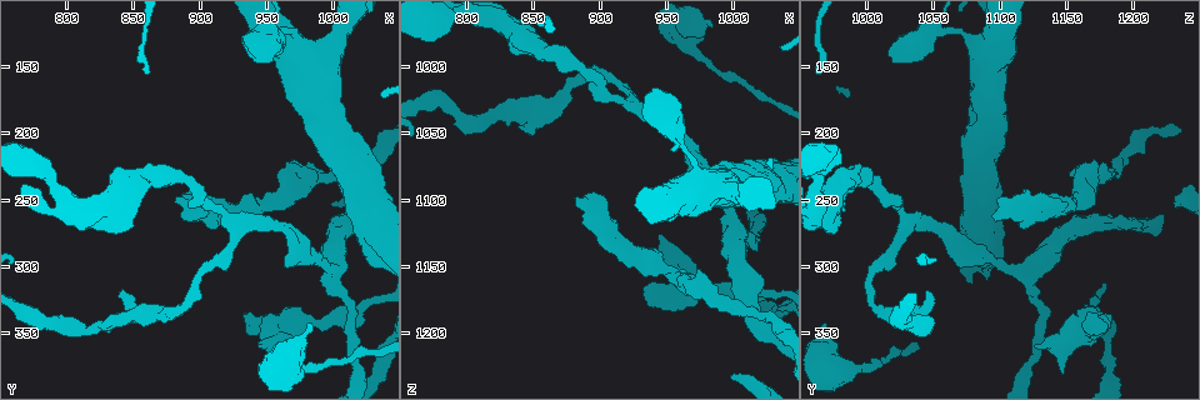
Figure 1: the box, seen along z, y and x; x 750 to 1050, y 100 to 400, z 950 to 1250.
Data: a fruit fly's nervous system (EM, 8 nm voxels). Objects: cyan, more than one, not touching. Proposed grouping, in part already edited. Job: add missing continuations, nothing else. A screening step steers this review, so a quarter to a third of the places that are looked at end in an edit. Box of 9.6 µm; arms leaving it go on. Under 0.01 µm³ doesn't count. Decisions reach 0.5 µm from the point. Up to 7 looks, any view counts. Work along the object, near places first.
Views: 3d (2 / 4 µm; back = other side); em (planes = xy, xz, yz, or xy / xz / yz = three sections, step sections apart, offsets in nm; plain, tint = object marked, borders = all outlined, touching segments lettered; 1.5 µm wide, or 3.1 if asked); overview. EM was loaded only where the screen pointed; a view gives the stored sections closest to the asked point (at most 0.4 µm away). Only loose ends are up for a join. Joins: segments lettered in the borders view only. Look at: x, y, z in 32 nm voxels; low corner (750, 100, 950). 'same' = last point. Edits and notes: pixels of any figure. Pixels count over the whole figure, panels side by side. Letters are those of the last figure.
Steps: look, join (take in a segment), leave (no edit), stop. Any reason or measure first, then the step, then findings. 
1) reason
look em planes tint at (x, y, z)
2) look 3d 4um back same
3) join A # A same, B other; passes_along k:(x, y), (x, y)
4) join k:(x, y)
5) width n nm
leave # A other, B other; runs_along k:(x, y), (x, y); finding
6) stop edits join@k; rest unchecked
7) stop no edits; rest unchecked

free end
look 3d 4um at (886, 248, 1116)

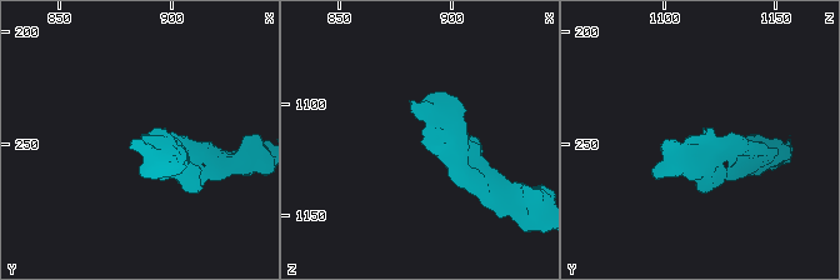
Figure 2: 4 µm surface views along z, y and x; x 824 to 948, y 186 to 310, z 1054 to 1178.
need the tissue
look em planes tint at (886, 246, 1115)

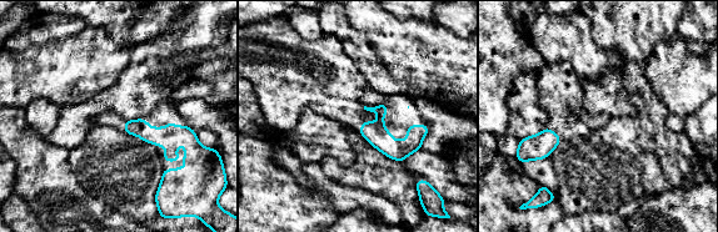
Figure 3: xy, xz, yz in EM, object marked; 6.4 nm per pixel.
look em planes borders same

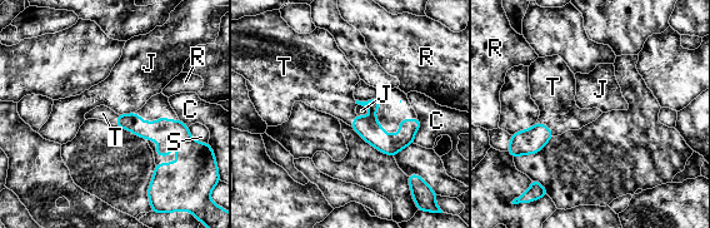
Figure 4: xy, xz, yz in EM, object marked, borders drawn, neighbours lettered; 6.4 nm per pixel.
longest_contact C 180 nm
join T # C other, J other, R other, S other, T same; the neuron continues

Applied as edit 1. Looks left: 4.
thick end
look em xy step 4 borders at (946, 340, 1184)

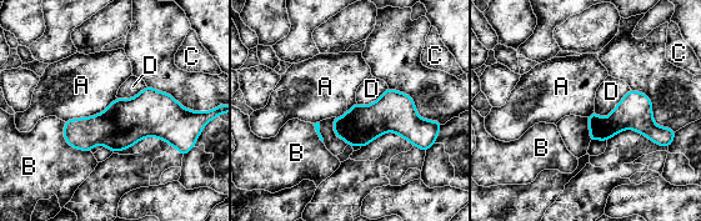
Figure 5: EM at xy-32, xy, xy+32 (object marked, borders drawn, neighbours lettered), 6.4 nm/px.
look em planes borders same

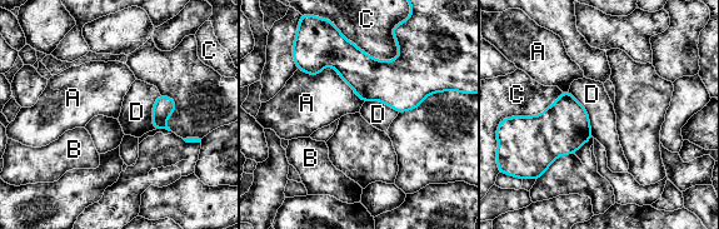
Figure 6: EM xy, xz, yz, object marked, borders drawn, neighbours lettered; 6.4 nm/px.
leave # A other, B other, C other, D other; border 6:(568, 91), (584, 108), (593, 137); no lettered segment goes on from it

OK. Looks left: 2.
stop edits join@4; rest unchecked

